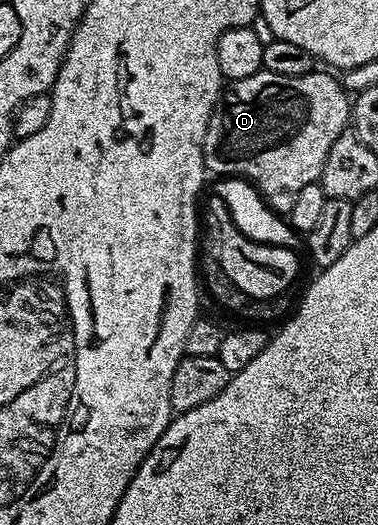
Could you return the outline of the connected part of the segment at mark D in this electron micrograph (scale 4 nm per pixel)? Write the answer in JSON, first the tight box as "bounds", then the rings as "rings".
{"bounds":[205,68,351,216],"rings":[[[262,68],[255,76],[232,83],[222,93],[209,121],[205,137],[206,171],[213,176],[236,176],[253,183],[278,214],[288,216],[299,191],[320,179],[331,144],[351,122],[350,95],[344,85],[329,74],[314,72],[288,78]]]}

